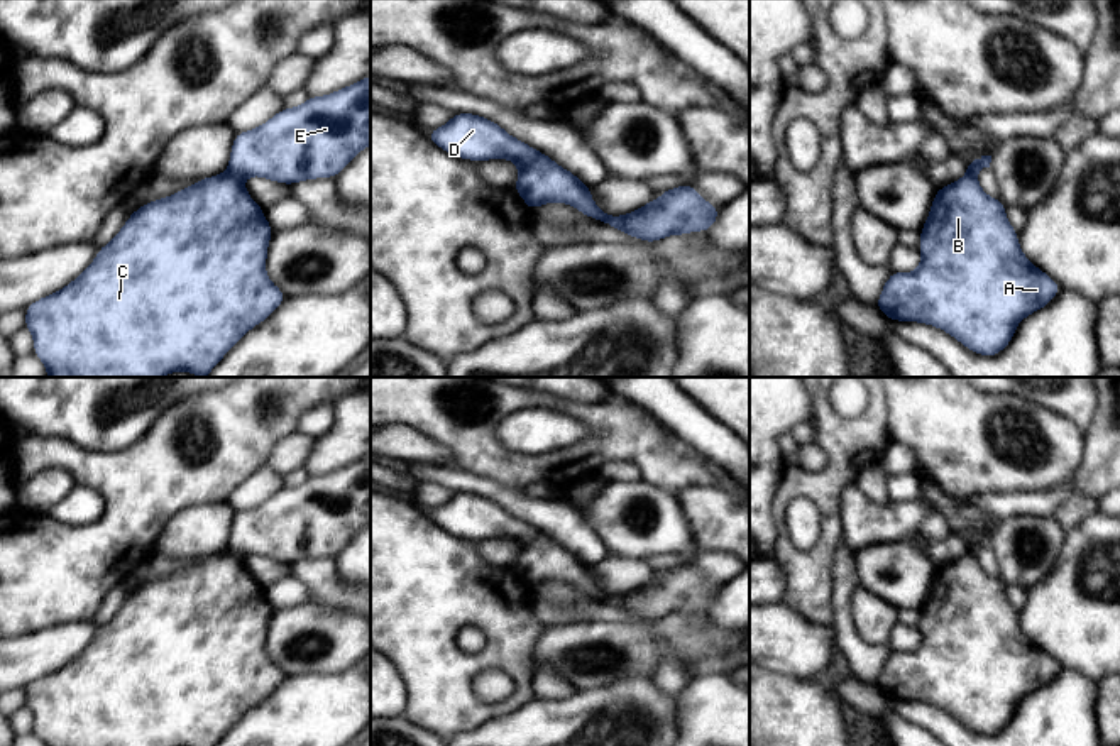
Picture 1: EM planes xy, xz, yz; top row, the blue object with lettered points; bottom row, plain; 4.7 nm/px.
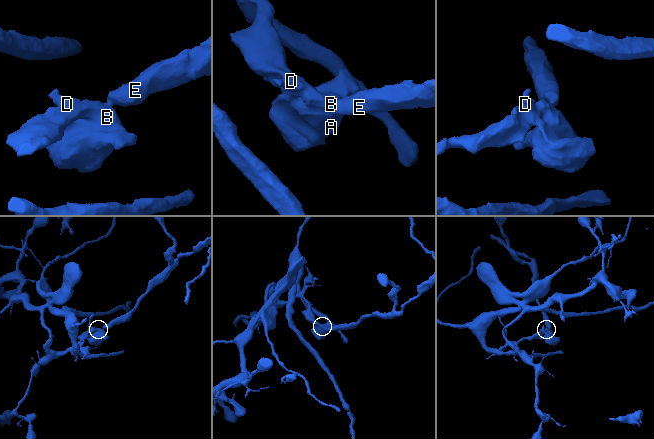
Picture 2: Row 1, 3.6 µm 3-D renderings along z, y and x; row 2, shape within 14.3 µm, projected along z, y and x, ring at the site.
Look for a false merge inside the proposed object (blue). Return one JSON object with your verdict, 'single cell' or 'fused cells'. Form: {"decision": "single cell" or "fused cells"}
{"decision": "fused cells"}

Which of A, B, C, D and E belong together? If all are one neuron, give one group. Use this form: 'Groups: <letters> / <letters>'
Groups: A B C D / E

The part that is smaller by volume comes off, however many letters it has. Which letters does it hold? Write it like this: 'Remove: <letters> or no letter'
Remove: E

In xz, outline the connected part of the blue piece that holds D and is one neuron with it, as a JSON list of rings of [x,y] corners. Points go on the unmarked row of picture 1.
[[[455,492],[445,504],[430,509],[426,516],[458,538],[477,541],[513,540],[519,551],[514,570],[531,590],[545,582],[567,582],[601,602],[609,604],[612,599],[594,582],[590,567],[575,553],[523,519],[514,518],[489,497],[475,492]]]

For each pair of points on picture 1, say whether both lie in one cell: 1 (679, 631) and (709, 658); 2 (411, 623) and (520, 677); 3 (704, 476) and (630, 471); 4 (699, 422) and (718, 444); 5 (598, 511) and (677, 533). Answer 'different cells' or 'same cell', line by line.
1: same cell
2: same cell
3: different cells
4: same cell
5: same cell

